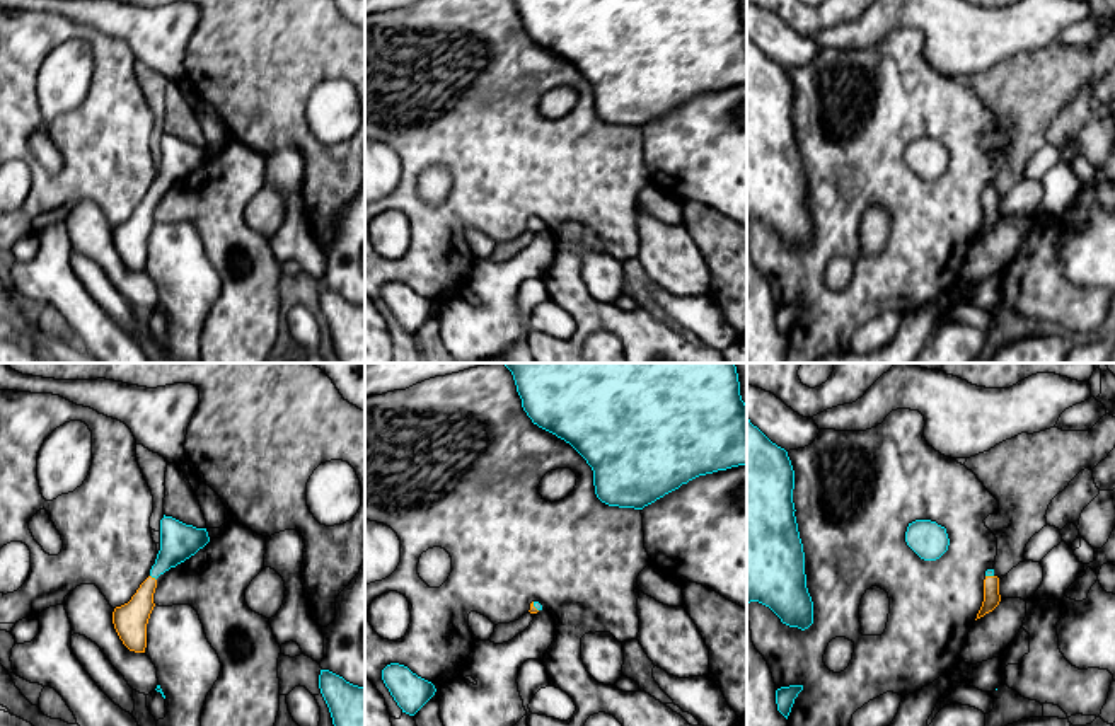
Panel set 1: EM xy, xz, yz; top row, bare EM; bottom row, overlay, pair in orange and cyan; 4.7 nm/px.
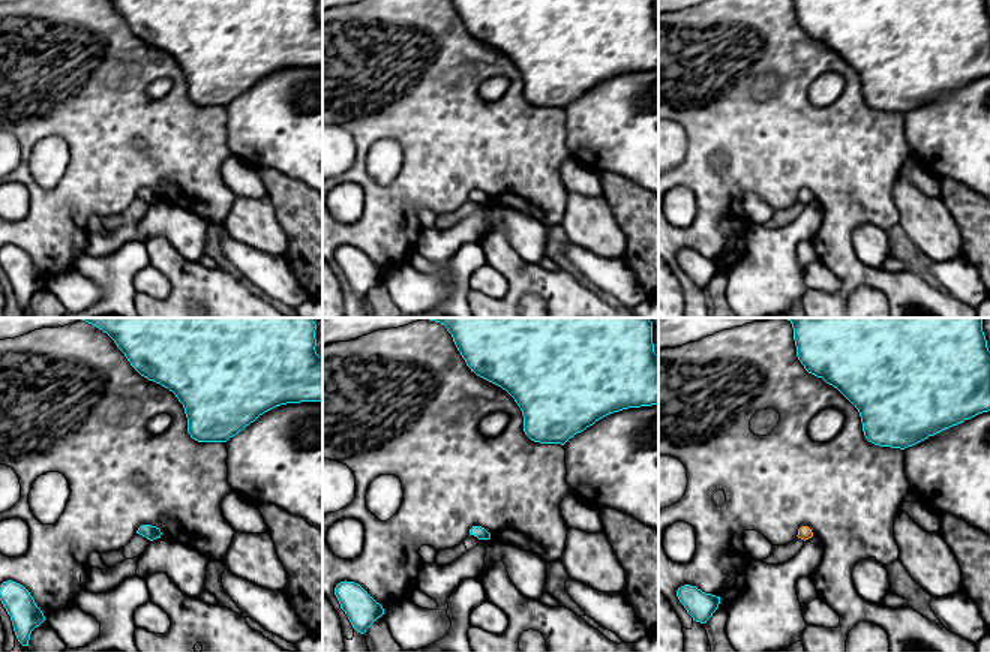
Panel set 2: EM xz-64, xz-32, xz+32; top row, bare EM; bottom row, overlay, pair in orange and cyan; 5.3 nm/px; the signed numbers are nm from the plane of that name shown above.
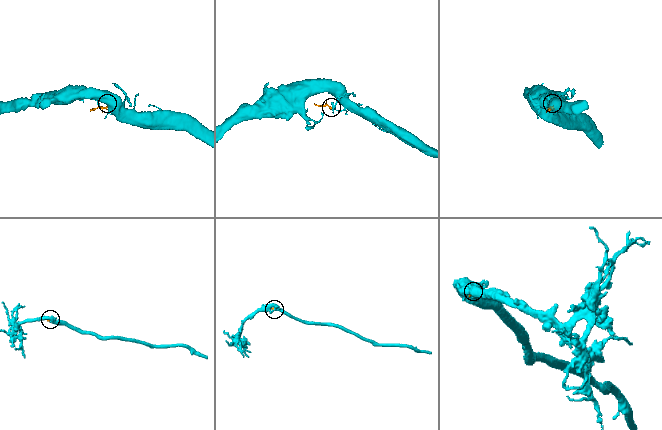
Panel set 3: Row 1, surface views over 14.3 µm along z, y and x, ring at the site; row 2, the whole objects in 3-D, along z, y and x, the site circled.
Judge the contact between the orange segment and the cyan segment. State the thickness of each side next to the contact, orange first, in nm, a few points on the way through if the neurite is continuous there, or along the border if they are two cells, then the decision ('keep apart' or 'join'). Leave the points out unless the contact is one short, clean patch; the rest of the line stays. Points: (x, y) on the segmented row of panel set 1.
calibres 160 and 180 nm; way xy (130, 621), (154, 578), (178, 541); join

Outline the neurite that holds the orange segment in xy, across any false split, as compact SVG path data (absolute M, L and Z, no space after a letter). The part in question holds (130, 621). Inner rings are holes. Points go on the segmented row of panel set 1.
M164 515L160 520L160 550L150 576L140 585L128 603L116 607L113 612L114 629L130 651L145 653L147 624L155 607L157 578L194 556L208 542L206 528L196 528Z

